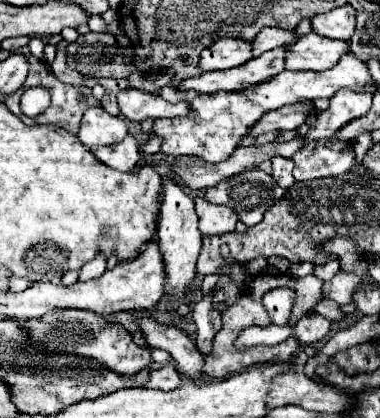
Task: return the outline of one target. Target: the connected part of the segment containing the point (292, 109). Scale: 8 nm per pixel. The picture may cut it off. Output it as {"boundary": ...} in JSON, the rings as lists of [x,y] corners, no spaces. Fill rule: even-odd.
{"boundary":[[[302,103],[296,105],[288,105],[282,107],[278,111],[270,111],[266,113],[266,117],[262,117],[258,121],[258,125],[254,125],[254,129],[250,129],[250,137],[258,137],[260,133],[268,133],[268,131],[286,131],[286,129],[298,129],[300,125],[306,123],[310,113],[316,113],[316,107],[306,107]]]}

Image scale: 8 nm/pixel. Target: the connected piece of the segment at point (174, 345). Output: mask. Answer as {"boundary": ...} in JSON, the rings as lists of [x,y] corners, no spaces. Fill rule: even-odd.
{"boundary":[[[140,317],[136,323],[140,325],[146,337],[146,343],[150,347],[164,349],[174,357],[180,373],[188,377],[200,377],[204,367],[204,357],[196,349],[194,341],[182,329],[162,325],[154,317]]]}

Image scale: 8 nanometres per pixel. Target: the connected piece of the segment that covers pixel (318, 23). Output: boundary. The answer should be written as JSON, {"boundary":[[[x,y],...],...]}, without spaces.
{"boundary":[[[344,5],[334,11],[312,17],[310,25],[312,25],[312,31],[322,37],[348,41],[356,27],[356,11],[352,5]]]}

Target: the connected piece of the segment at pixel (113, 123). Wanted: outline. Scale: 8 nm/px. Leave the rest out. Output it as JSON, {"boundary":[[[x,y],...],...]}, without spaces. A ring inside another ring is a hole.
{"boundary":[[[92,107],[84,113],[78,139],[88,147],[108,147],[122,141],[128,135],[128,123],[124,117],[114,117],[102,107]]]}

